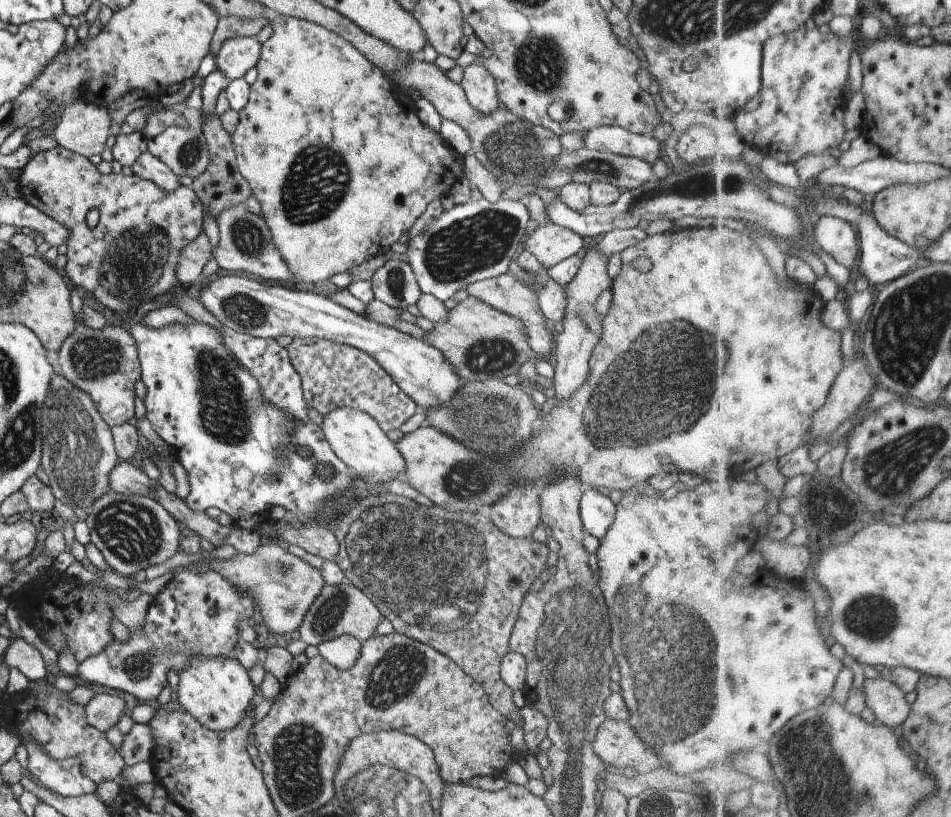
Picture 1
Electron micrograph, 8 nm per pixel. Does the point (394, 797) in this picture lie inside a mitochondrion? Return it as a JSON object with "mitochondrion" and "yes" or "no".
{"mitochondrion":"yes"}

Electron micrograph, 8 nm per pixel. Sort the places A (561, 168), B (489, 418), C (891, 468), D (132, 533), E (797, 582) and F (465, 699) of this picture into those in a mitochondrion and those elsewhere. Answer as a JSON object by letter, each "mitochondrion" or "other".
{"A":"mitochondrion","B":"mitochondrion","C":"mitochondrion","D":"mitochondrion","E":"other","F":"other"}

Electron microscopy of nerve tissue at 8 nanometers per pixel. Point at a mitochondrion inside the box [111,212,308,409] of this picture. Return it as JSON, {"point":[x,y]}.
{"point":[242,308]}

